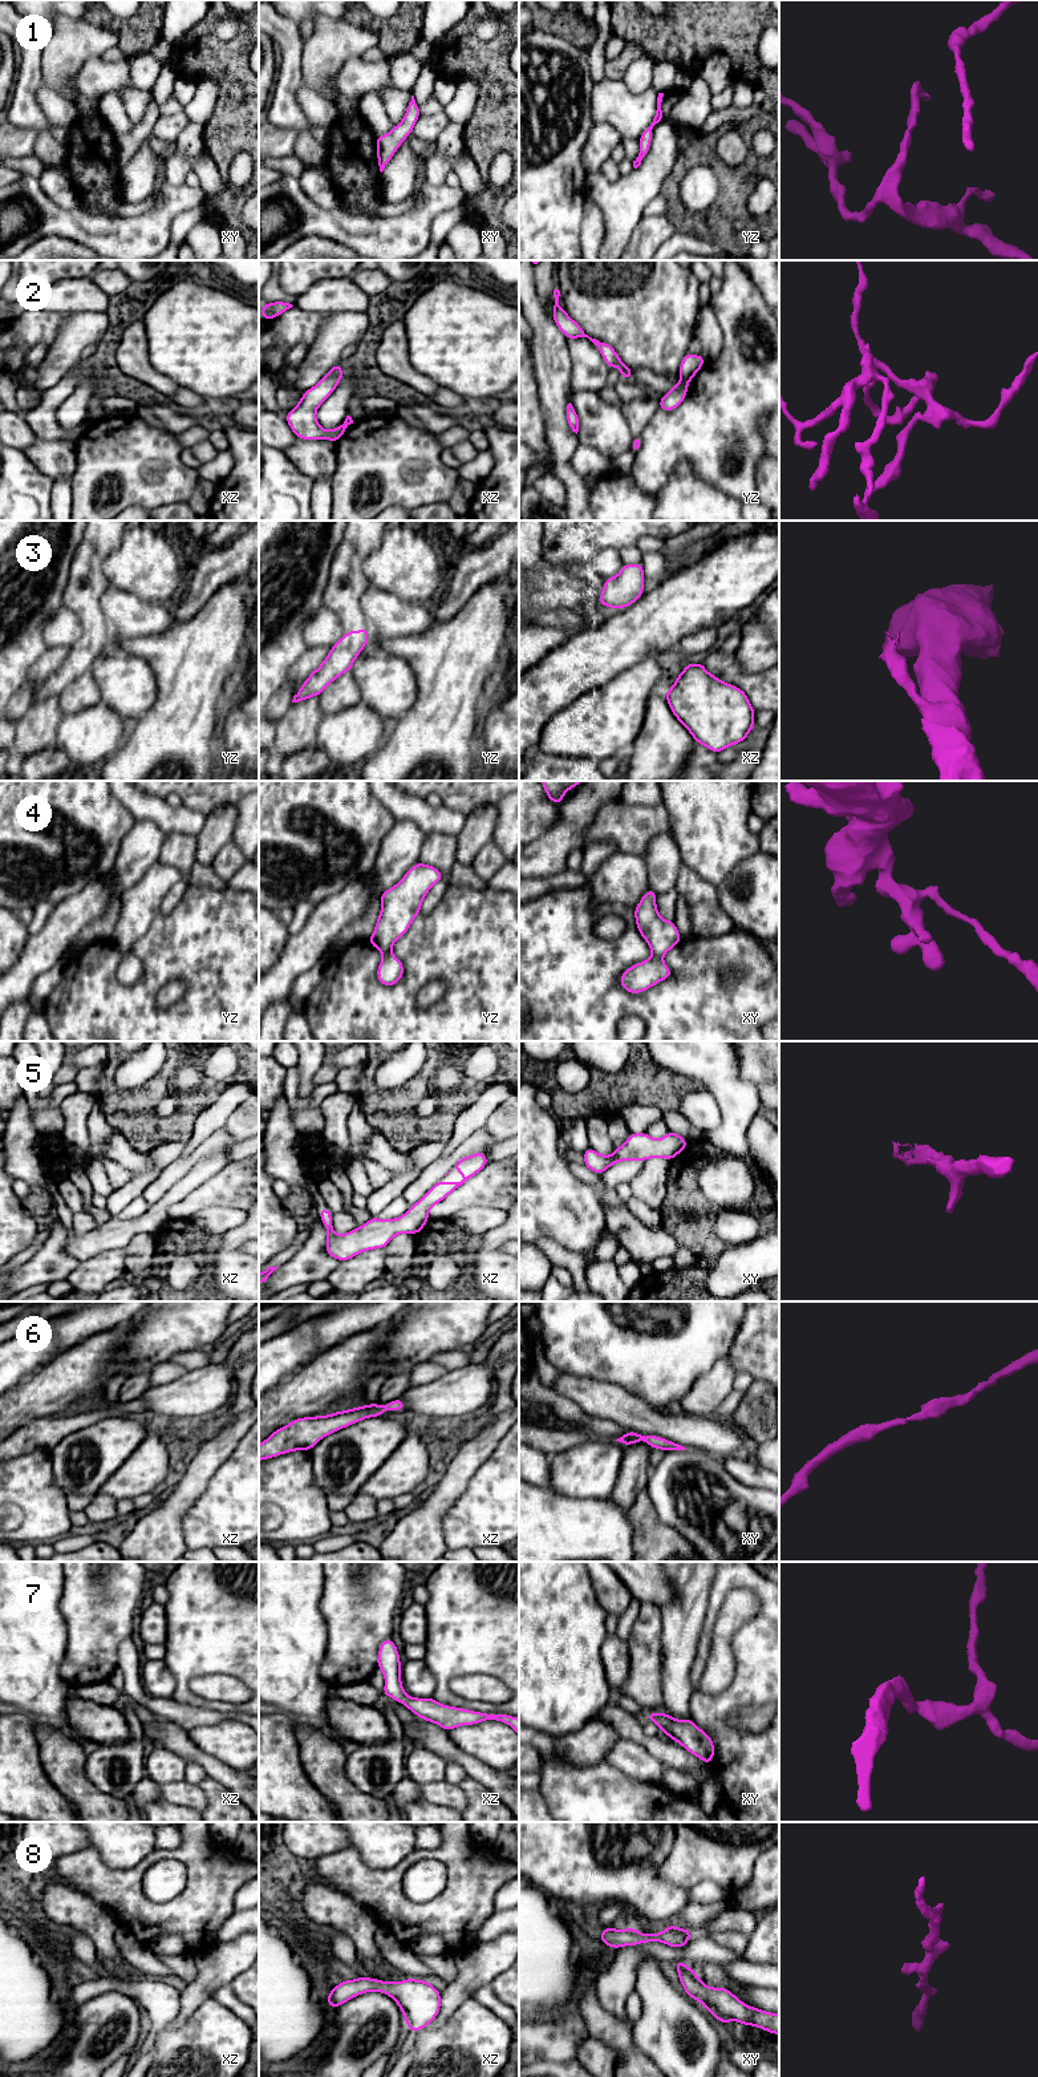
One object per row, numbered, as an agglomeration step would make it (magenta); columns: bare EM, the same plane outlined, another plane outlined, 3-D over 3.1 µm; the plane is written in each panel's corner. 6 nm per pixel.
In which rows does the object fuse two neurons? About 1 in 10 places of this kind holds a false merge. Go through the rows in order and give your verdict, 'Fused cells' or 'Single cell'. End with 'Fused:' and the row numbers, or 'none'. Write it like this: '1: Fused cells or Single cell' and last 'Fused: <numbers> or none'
1: Single cell
2: Fused cells
3: Single cell
4: Single cell
5: Single cell
6: Single cell
7: Single cell
8: Single cell
Fused: 2

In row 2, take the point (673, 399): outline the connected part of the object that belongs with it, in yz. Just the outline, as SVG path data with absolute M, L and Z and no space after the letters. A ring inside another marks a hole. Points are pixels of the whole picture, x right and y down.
M680 380L658 402L658 408L670 412L681 405L688 393L688 384Z

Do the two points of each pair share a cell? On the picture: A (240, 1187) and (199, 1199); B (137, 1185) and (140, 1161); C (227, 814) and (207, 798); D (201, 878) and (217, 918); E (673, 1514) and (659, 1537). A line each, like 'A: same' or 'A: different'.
A: same
B: same
C: different
D: different
E: different

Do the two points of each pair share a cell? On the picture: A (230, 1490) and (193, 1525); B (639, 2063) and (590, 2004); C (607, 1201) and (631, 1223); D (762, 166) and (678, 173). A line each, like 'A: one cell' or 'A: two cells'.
A: one cell
B: one cell
C: two cells
D: one cell

